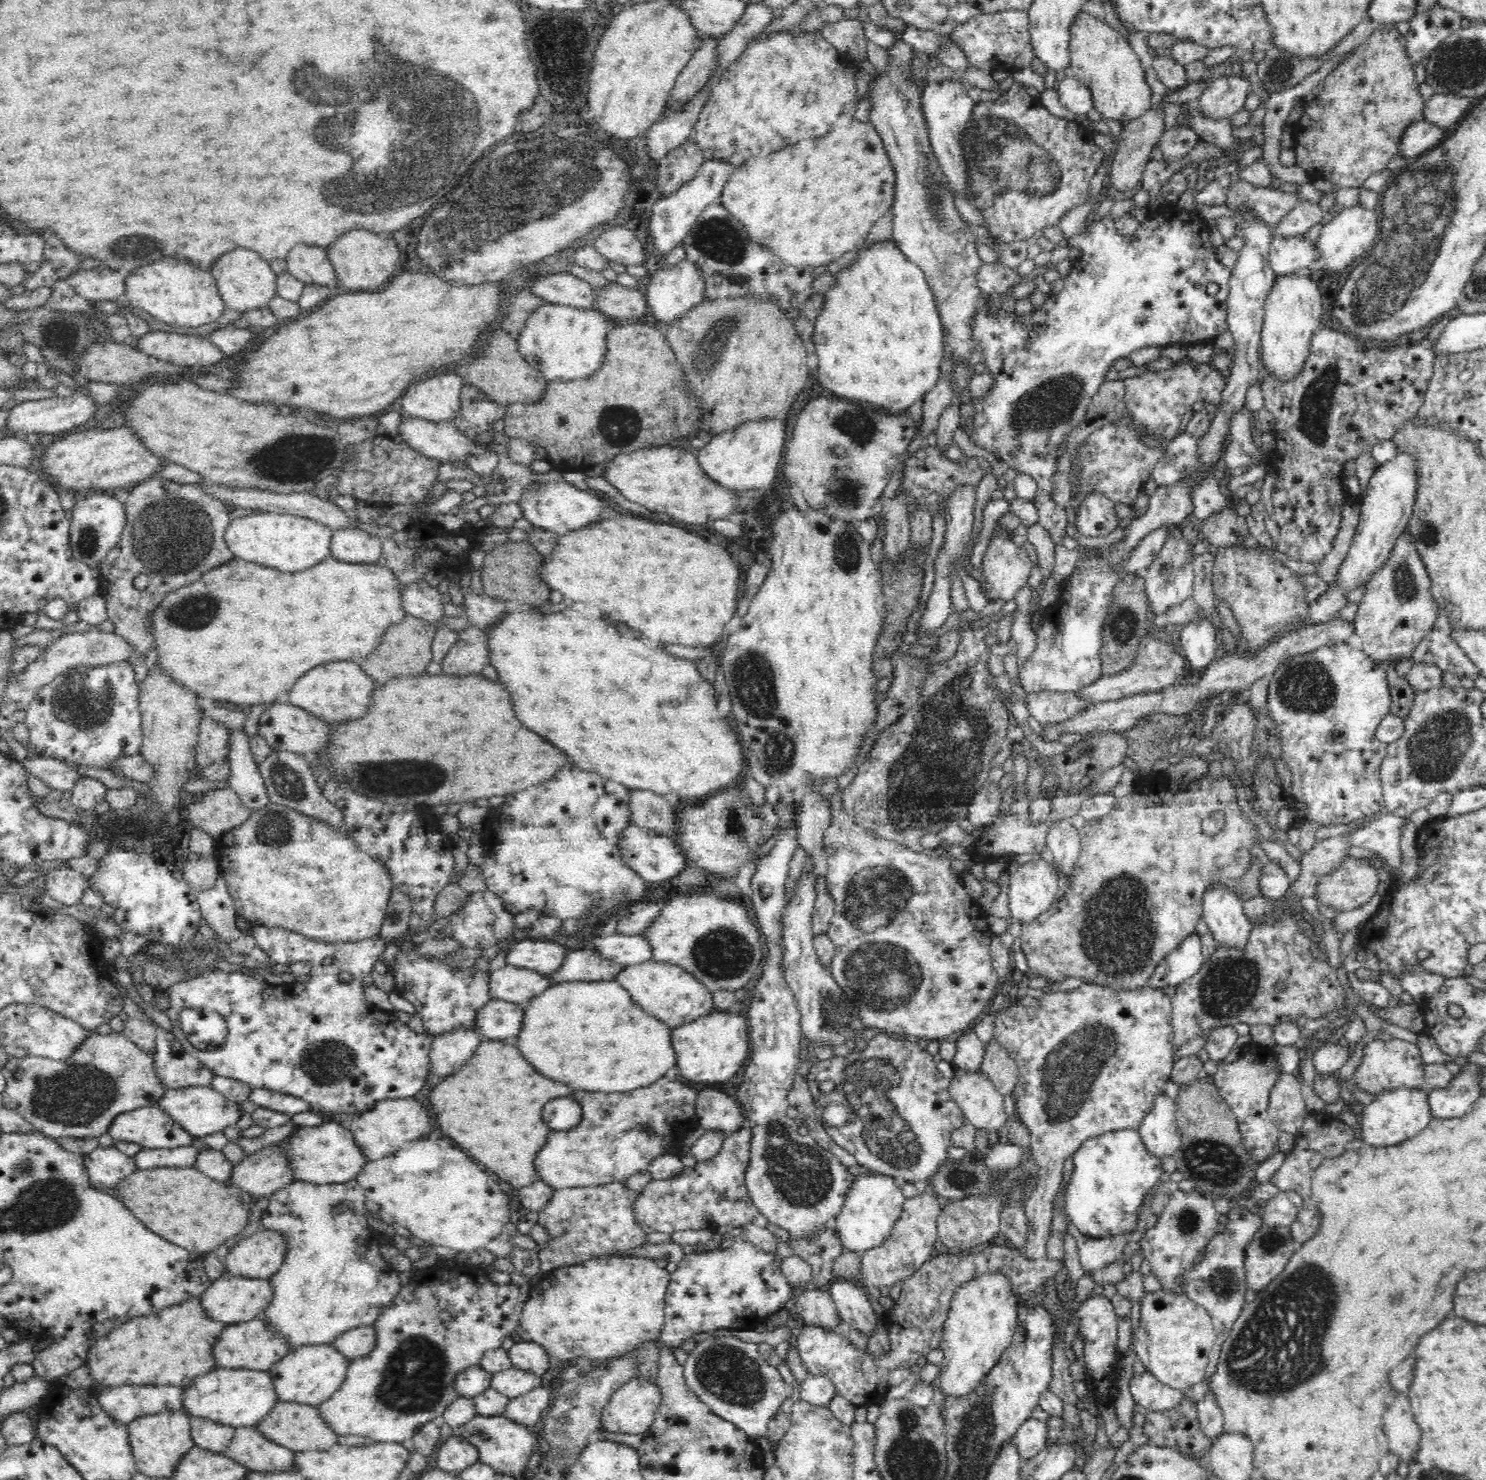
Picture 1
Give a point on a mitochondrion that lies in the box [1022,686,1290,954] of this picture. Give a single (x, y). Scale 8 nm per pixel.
(1269, 747)

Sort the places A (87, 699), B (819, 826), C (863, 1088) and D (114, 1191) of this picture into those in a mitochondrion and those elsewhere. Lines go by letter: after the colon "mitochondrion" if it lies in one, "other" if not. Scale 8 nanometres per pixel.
A: mitochondrion
B: other
C: mitochondrion
D: other

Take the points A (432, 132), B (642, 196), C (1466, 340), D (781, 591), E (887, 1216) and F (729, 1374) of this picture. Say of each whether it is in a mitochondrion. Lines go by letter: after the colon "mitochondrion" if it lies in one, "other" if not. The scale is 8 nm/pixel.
A: mitochondrion
B: other
C: other
D: other
E: other
F: mitochondrion

